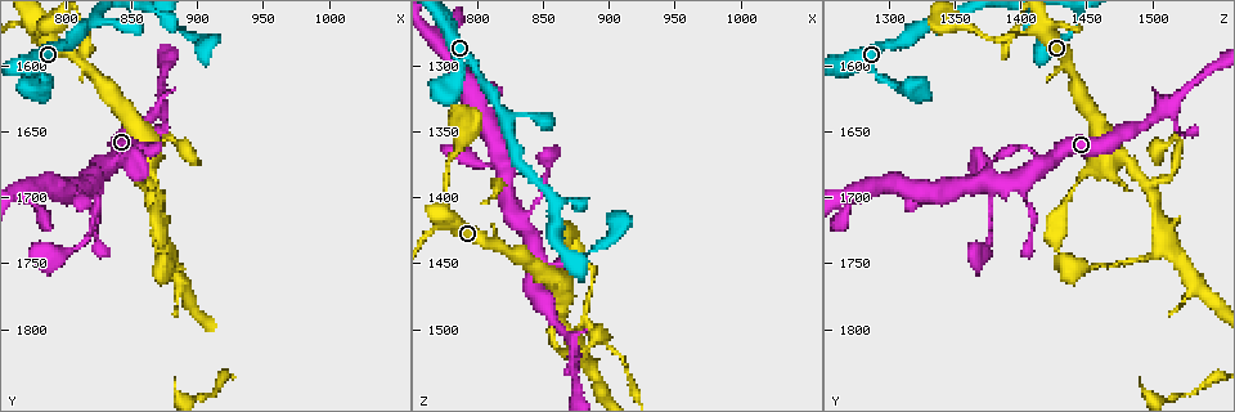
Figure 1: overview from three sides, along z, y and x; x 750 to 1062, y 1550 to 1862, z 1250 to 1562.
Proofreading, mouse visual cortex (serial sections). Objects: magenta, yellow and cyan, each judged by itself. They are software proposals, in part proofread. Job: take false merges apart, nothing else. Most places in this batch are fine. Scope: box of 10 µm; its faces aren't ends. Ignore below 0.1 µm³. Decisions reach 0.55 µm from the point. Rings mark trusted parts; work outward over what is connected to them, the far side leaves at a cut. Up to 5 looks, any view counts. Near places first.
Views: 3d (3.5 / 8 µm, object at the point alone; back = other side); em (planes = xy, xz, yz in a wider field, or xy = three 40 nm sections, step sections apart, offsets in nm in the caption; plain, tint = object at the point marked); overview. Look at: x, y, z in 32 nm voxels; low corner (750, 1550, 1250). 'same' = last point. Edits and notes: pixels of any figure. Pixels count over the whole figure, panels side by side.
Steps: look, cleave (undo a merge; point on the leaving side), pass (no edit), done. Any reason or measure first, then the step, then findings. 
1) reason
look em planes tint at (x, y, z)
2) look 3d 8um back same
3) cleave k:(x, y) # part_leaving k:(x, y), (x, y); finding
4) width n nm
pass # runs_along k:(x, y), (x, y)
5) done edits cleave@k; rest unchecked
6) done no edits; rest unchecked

a narrow waist
look em xy step 1 tint at (886, 1570, 1440)

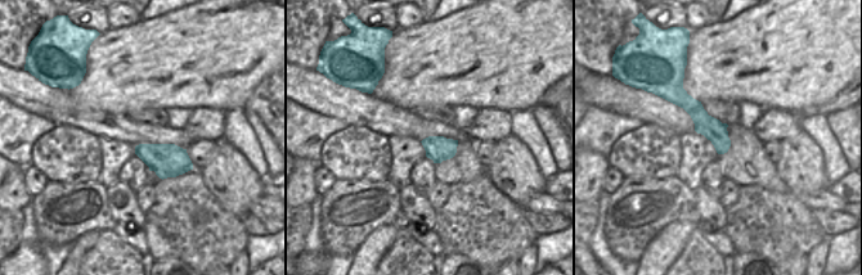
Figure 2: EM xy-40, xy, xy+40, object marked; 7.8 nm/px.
see where the arms go
look 3d 3.5um same

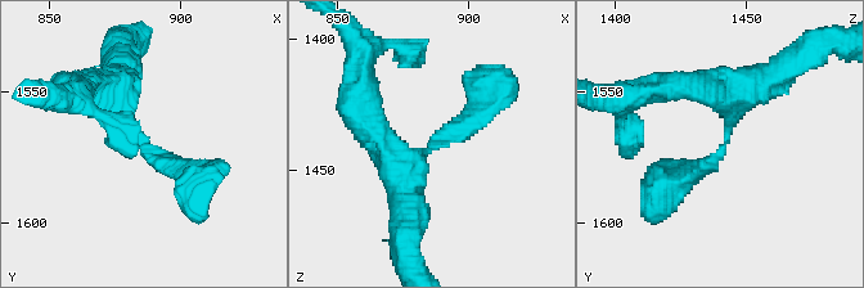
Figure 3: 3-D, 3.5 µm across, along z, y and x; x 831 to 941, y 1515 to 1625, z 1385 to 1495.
pass # runs_along 2:(677, 84), (723, 149); one cell here

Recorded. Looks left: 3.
a narrow waist
look em xy step 5 tint at (862, 1692, 1494)

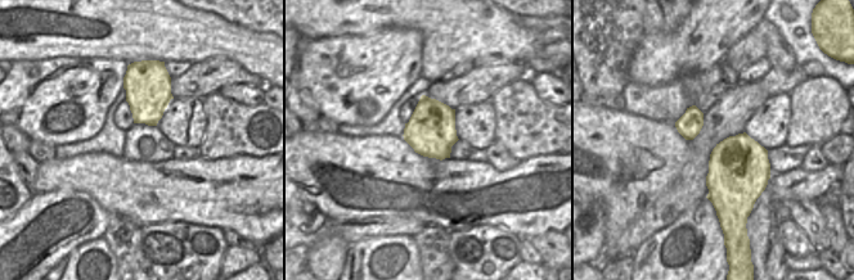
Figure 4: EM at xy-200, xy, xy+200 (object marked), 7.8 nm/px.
look 3d 3.5um same

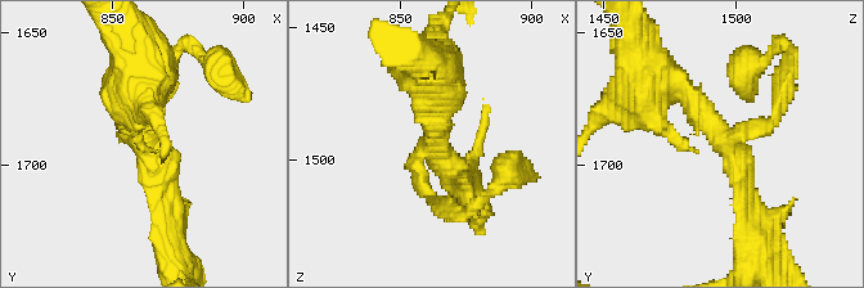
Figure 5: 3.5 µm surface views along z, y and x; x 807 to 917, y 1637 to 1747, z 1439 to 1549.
pass # one cell here

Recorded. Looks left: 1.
done no edits; rest unchecked

